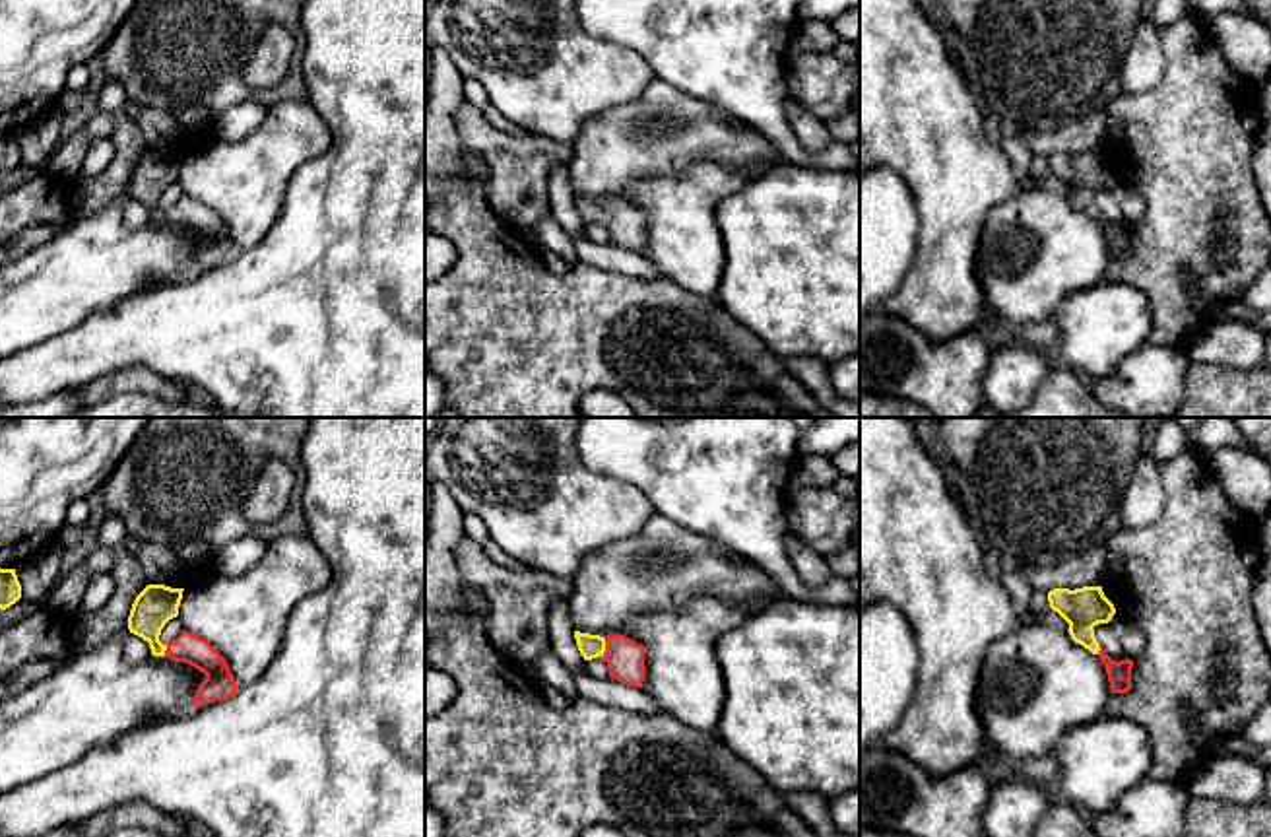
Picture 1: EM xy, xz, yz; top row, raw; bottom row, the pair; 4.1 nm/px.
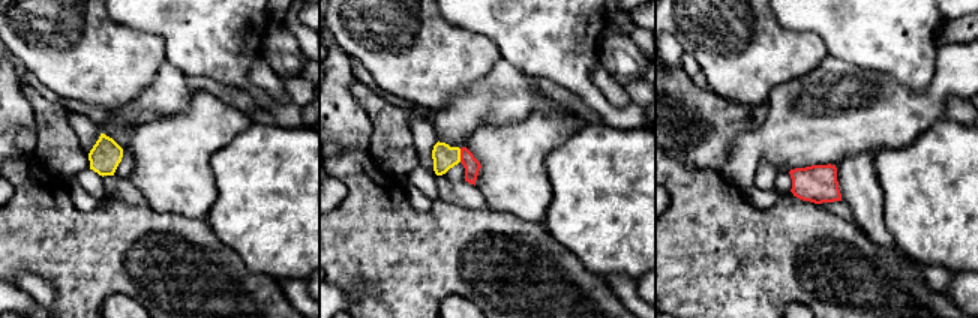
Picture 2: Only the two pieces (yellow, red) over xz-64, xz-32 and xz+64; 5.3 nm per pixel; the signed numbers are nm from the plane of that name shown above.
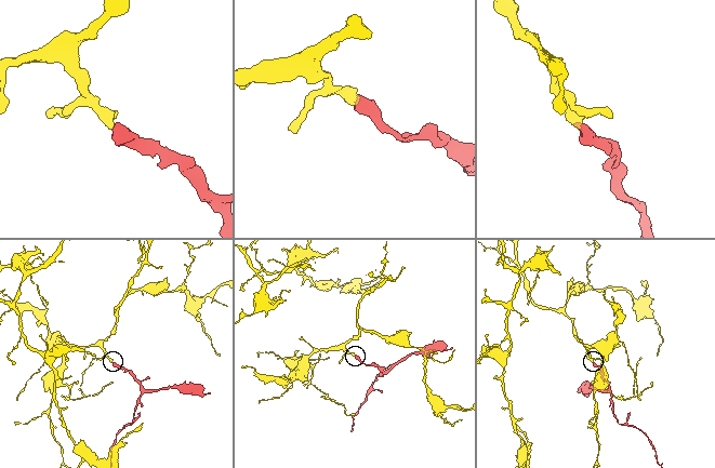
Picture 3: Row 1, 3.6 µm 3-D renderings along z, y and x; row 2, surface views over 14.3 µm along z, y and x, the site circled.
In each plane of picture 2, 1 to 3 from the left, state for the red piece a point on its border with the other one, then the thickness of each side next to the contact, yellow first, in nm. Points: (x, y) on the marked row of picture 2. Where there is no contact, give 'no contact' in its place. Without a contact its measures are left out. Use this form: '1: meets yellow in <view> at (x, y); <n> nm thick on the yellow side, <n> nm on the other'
1: no contact
2: meets yellow in xz-32 at (459, 155); 130 nm thick on the yellow side, 90 nm on the other
3: no contact

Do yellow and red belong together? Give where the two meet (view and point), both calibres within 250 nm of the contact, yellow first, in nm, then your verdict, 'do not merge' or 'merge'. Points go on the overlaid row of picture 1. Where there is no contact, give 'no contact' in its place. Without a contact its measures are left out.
xz (604, 647) | 100/160 nm | merge

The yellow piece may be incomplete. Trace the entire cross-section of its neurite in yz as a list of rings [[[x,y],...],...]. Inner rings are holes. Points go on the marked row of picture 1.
[[[1102,586],[1083,588],[1054,588],[1048,592],[1048,602],[1069,623],[1069,635],[1075,643],[1098,654],[1110,682],[1112,693],[1125,693],[1131,689],[1133,660],[1112,660],[1094,637],[1094,625],[1108,623],[1116,614],[1114,604],[1104,596]]]

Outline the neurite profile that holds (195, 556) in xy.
[[[186,542],[173,550],[182,563],[182,577],[171,588],[190,586],[190,579],[212,567],[212,550],[204,542]]]

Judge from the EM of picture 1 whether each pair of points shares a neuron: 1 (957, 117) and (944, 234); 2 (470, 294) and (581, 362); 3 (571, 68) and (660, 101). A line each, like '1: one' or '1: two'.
1: one
2: one
3: two

